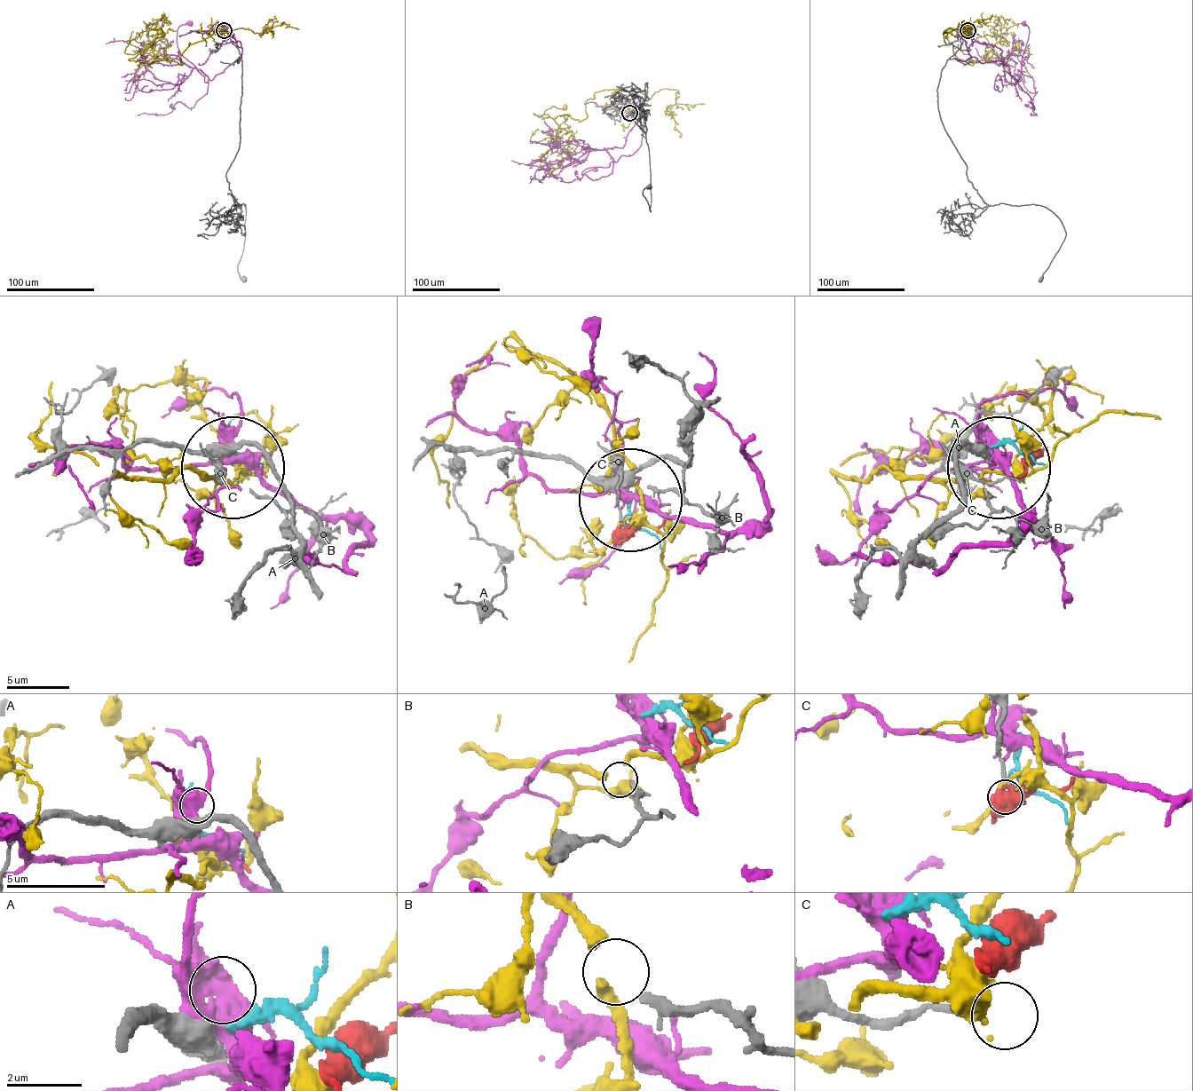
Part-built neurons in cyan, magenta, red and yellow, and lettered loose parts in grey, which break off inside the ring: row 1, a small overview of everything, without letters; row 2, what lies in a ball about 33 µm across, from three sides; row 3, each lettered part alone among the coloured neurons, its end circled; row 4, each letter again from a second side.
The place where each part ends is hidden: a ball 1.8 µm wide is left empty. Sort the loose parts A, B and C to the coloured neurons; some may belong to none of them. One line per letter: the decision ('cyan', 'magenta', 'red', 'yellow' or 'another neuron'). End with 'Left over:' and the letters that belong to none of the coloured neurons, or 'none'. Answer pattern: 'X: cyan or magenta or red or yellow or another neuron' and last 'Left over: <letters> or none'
A: another neuron
B: yellow
C: another neuron
Left over: A, C

